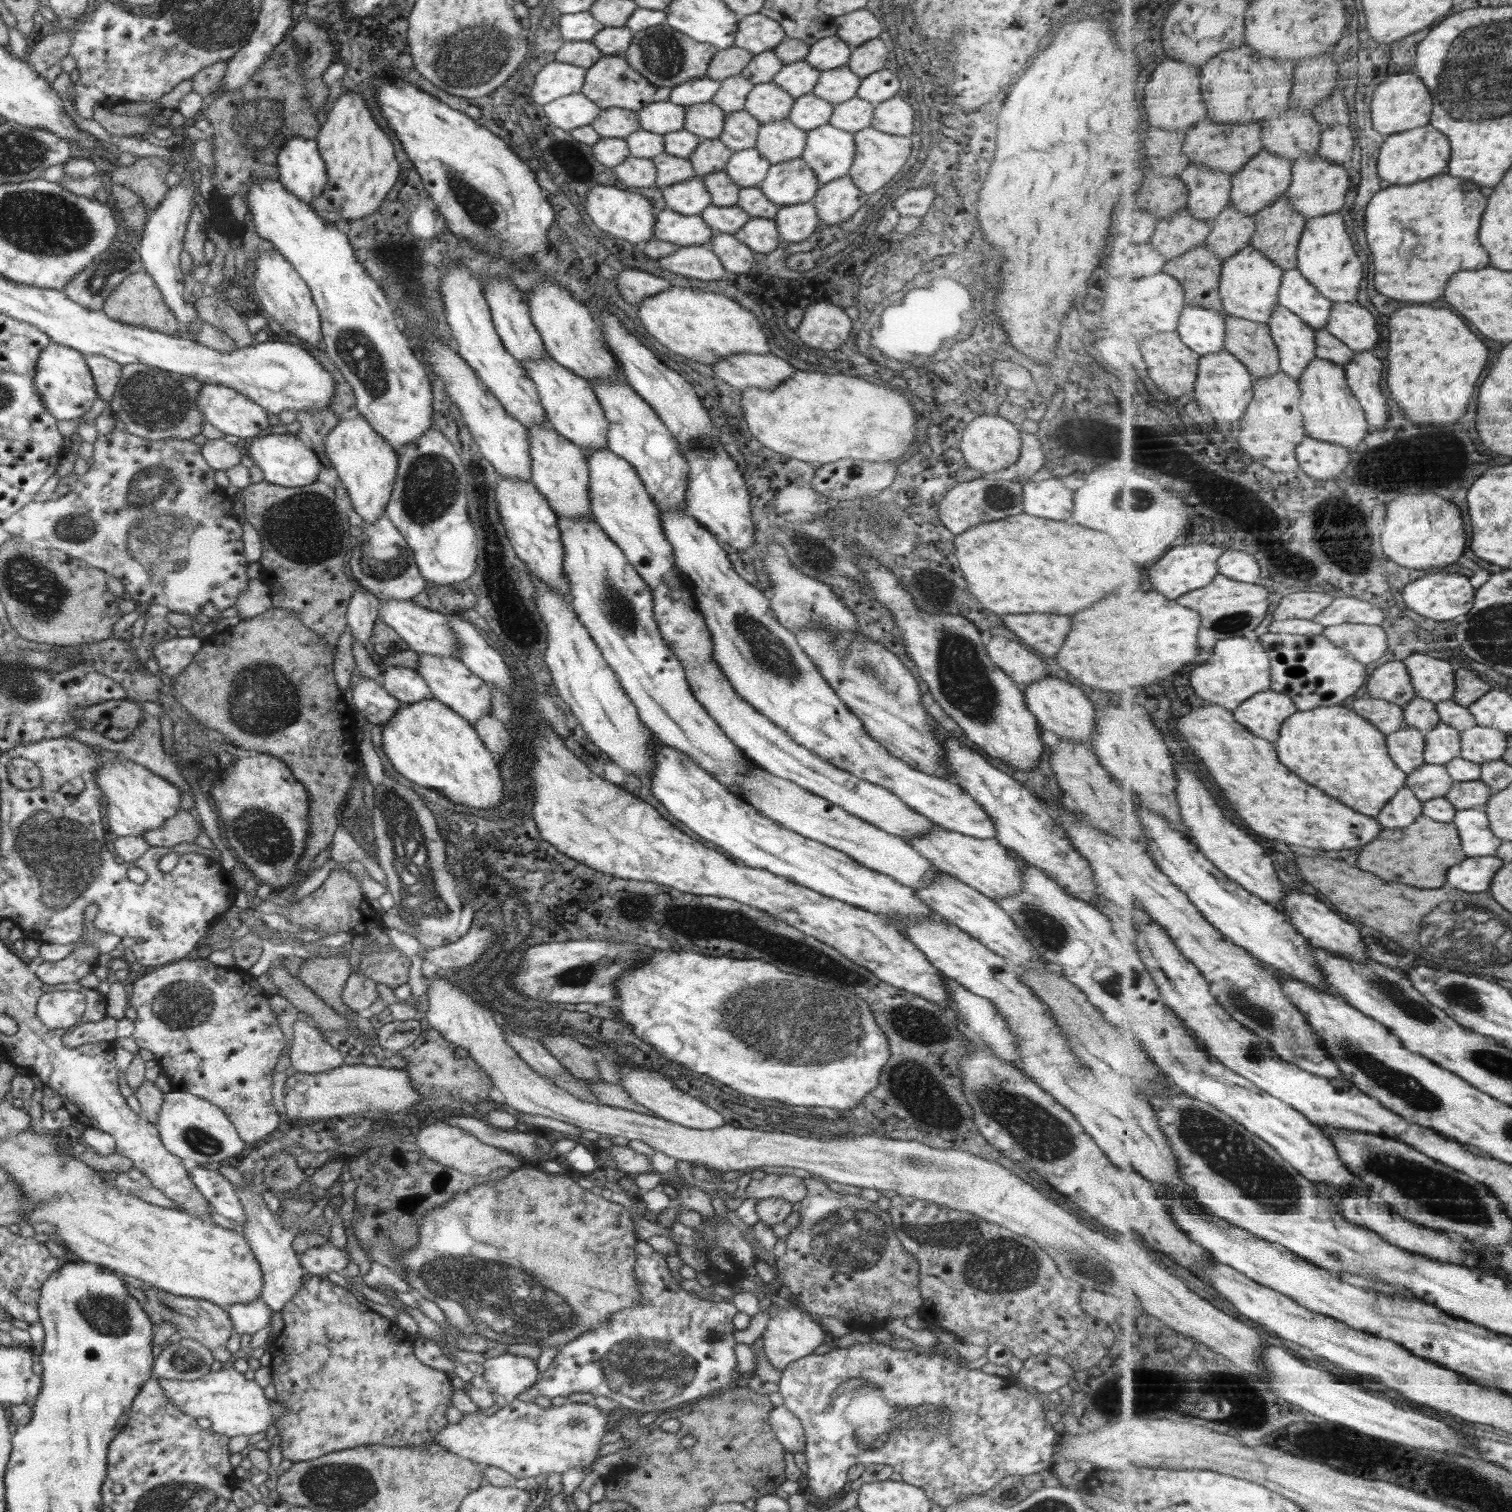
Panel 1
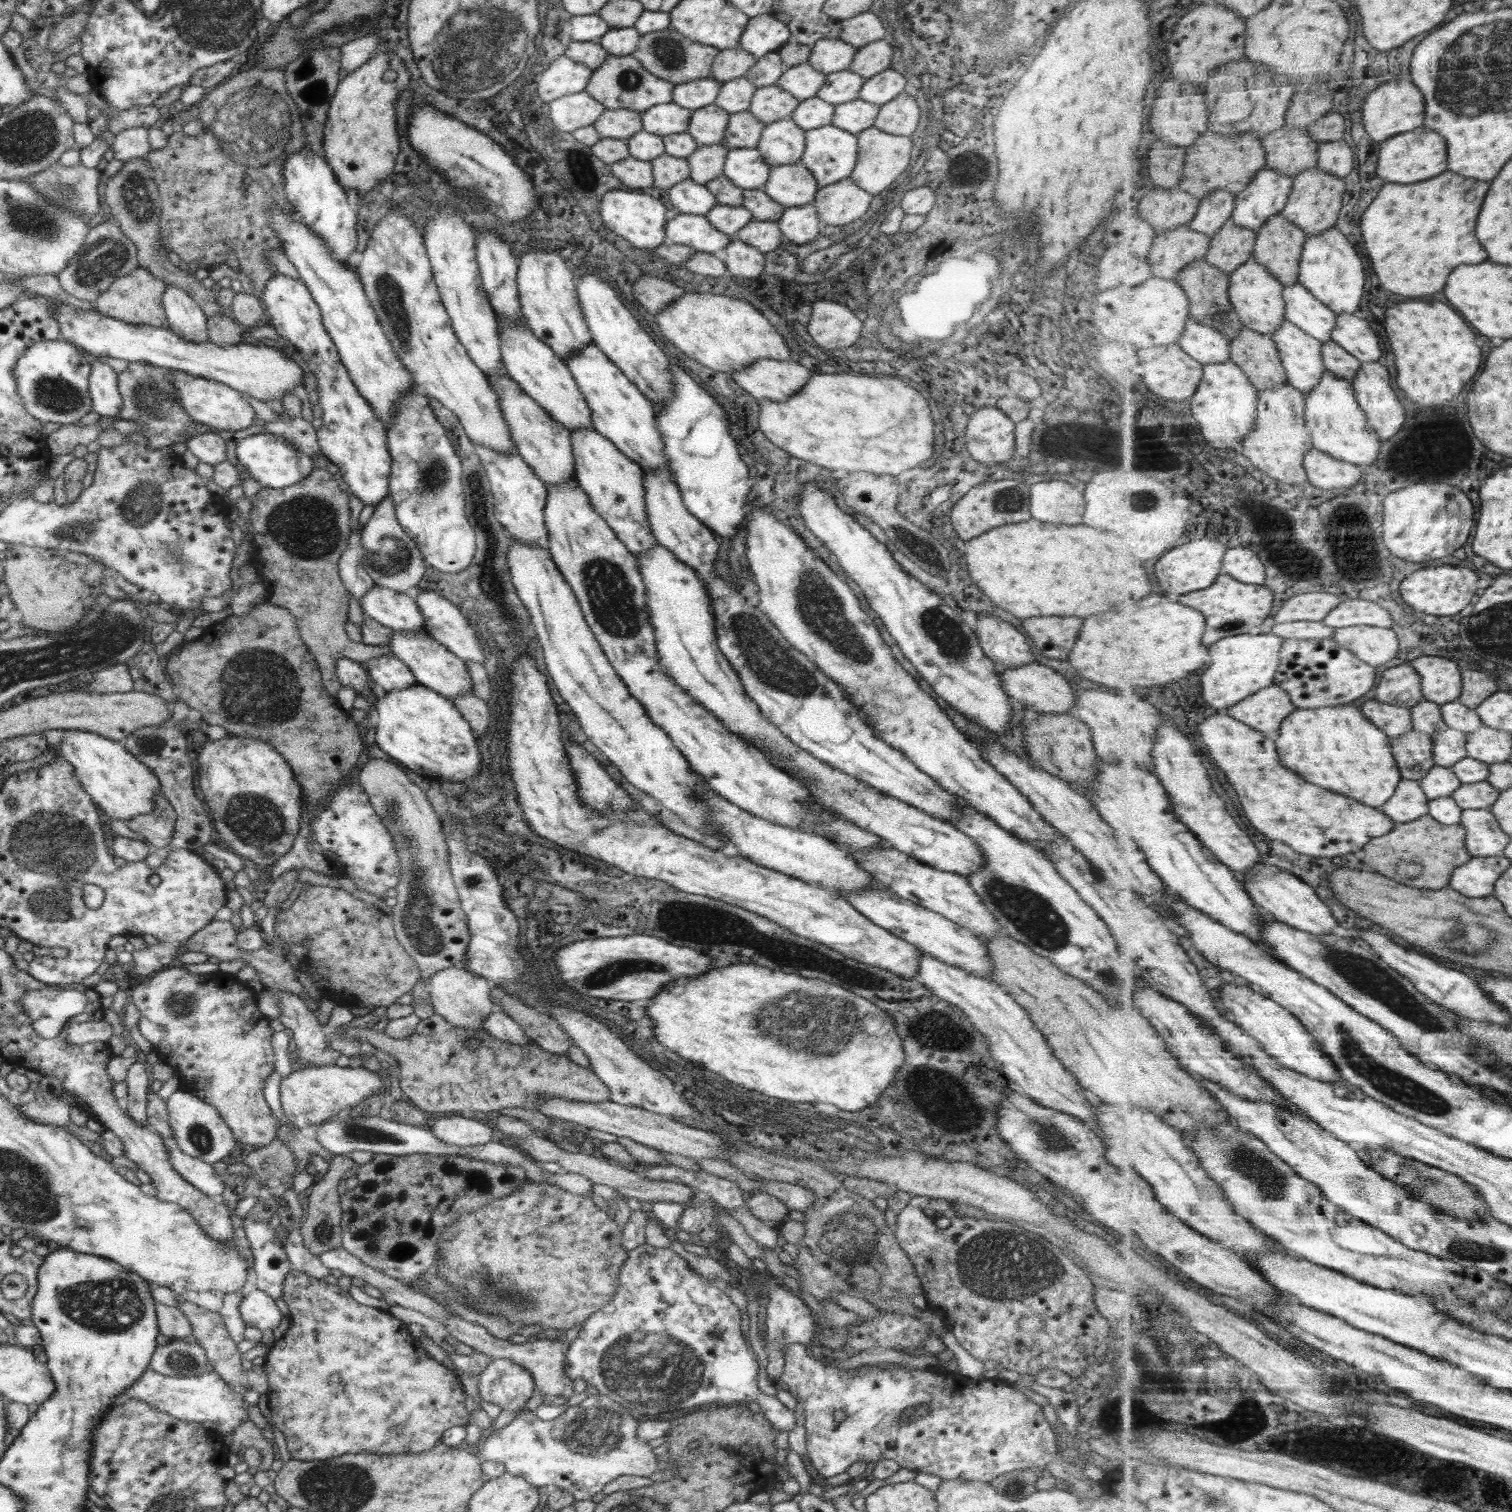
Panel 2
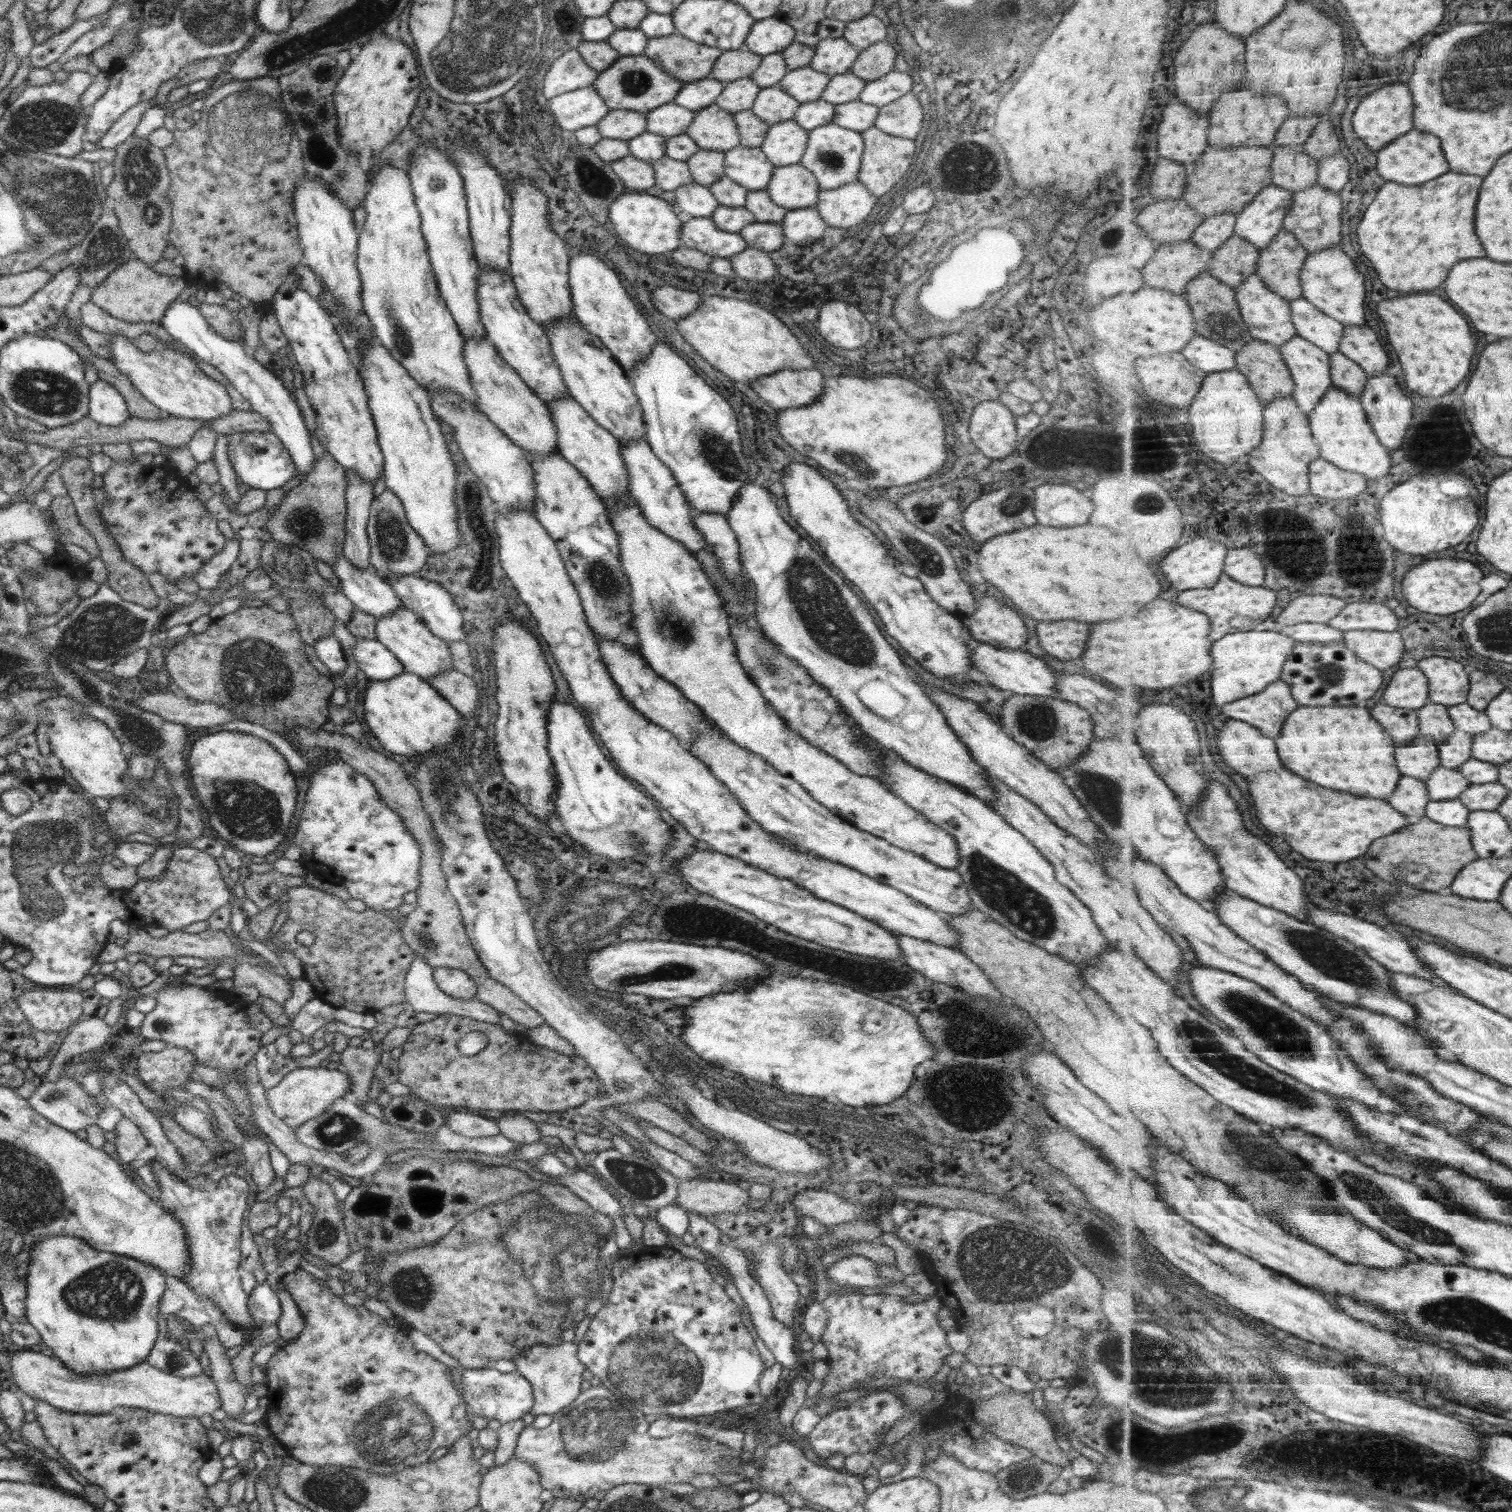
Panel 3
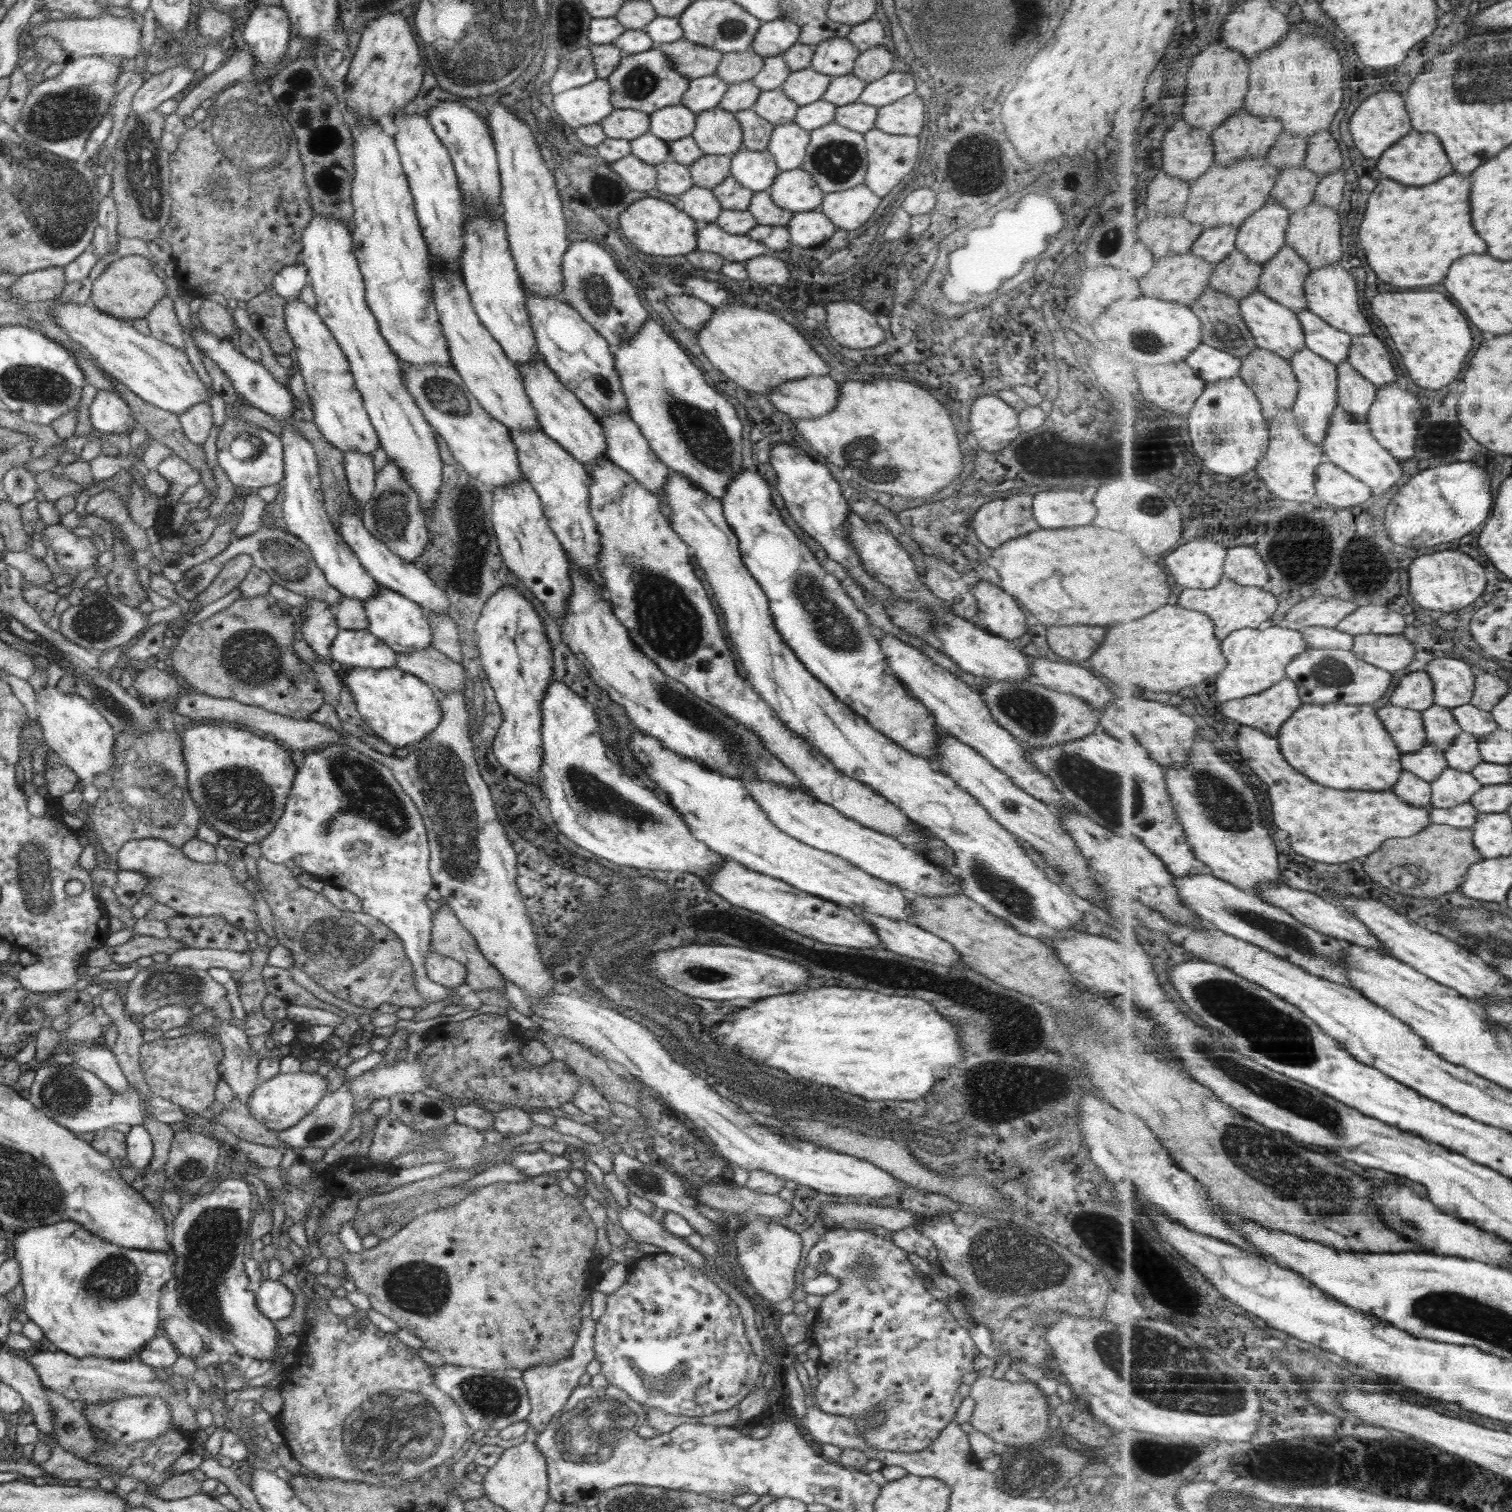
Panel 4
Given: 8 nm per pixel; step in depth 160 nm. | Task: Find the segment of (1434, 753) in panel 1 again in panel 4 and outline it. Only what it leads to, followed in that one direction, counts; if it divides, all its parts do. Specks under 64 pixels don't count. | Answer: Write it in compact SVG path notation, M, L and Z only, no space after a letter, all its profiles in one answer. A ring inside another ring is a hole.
M1466 731L1455 740L1446 753L1449 765L1464 772L1471 772L1485 761L1481 752L1481 738Z

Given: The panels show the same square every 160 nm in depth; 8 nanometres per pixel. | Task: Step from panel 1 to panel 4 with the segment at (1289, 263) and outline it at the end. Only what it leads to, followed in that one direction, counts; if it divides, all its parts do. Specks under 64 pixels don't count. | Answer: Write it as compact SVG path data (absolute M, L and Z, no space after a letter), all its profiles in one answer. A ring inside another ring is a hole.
M1292 245L1284 246L1264 268L1259 282L1263 293L1298 313L1310 309L1306 284L1314 269Z

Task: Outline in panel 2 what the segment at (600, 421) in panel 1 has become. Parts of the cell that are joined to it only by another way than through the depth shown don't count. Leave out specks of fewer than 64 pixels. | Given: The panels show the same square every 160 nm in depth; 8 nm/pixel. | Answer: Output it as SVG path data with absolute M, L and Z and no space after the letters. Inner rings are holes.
M497 316L500 335L500 355L507 374L518 386L534 399L556 422L564 428L577 430L592 424L592 413L584 395L580 392L568 365L556 353L538 340L522 318Z

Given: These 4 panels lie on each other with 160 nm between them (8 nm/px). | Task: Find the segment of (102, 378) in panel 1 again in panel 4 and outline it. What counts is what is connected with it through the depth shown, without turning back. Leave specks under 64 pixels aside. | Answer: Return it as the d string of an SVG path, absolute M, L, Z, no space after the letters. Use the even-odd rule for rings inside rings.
M99 390L89 411L93 427L104 434L122 434L138 427L130 407L112 391Z

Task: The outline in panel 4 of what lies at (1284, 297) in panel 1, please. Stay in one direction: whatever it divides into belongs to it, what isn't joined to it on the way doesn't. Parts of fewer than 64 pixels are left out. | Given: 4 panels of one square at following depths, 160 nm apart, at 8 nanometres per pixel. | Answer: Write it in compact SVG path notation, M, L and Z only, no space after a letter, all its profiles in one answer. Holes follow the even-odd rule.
M1312 309L1299 312L1307 333L1307 347L1320 353L1337 366L1348 362L1353 345L1353 334L1336 328Z

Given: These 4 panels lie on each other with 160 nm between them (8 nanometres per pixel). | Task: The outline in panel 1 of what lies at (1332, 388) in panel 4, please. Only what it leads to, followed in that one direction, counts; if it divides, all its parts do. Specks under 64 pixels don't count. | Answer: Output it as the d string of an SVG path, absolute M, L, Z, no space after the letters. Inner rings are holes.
M1282 303L1275 308L1270 326L1281 352L1282 371L1300 380L1308 365L1318 357L1318 330Z

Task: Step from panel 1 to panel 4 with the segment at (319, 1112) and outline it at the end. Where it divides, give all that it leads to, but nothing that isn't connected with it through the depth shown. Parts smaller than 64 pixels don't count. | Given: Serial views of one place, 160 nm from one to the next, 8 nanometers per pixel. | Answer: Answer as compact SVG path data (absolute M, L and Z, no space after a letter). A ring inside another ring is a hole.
M324 1070L314 1074L301 1071L292 1074L278 1074L268 1081L260 1082L250 1096L248 1108L252 1116L270 1130L286 1130L310 1114L326 1095L328 1082L325 1077Z

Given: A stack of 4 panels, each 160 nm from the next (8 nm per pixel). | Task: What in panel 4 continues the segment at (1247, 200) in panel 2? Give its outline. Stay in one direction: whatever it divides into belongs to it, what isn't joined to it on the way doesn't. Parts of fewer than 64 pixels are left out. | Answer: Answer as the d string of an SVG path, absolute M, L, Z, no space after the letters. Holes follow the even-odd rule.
M1270 198L1260 212L1240 227L1237 248L1253 261L1265 265L1288 245L1287 232L1292 214L1285 204Z

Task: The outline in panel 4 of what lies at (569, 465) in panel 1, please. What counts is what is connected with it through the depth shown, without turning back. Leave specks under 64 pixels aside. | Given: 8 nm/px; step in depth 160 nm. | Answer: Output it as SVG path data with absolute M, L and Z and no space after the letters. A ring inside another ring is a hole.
M429 254L429 256L430 256L430 262L431 262L432 276L433 276L432 277L432 280L433 280L433 301L435 302L436 308L439 310L439 313L440 313L440 324L442 325L442 328L443 328L443 333L444 333L444 336L446 339L446 346L448 346L448 355L450 355L451 366L454 367L457 370L457 373L462 377L462 380L465 382L466 388L468 388L468 390L474 395L474 398L476 398L476 400L478 401L478 404L486 412L488 412L488 414L490 416L492 416L492 418L494 420L501 422L504 426L508 427L509 430L535 430L535 428L541 429L541 424L539 423L537 412L536 412L536 410L534 410L534 407L531 405L531 400L528 398L527 392L525 391L524 383L523 383L523 376L520 374L520 371L517 369L517 366L511 360L508 360L508 357L506 356L506 353L504 353L504 350L502 349L502 347L500 347L500 344L498 344L498 342L496 342L496 340L494 340L494 337L488 332L488 330L486 330L486 327L480 322L478 315L475 313L474 307L472 306L472 303L471 303L471 300L469 297L469 292L467 291L463 276L461 275L460 272L457 272L457 270L449 270L449 268L447 268L447 266L445 266L445 264L443 264L443 262L441 262L441 260L439 260L439 258L431 258L431 254Z

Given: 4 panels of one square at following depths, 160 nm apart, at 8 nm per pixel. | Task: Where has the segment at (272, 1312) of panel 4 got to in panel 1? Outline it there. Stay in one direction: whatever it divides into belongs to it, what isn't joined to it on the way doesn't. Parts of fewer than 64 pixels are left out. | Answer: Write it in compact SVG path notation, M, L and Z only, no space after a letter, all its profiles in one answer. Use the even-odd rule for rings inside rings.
M261 1299L250 1304L234 1304L226 1311L234 1324L235 1332L240 1335L253 1335L266 1328L273 1316L270 1306Z

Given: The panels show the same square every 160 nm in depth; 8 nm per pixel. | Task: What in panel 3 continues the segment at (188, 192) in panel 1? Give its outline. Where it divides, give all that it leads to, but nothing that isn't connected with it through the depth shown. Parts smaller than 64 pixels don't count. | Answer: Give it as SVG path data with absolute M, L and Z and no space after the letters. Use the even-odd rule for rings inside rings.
M173 300L160 320L164 330L176 338L180 344L190 349L197 358L212 364L224 374L234 385L234 388L252 405L254 411L261 414L271 425L271 431L283 442L289 452L297 472L310 472L313 469L314 450L310 445L310 434L304 425L300 408L296 403L294 393L282 383L280 376L272 373L254 359L244 348L241 341L226 340L219 335L211 324L202 316L197 307L191 303Z

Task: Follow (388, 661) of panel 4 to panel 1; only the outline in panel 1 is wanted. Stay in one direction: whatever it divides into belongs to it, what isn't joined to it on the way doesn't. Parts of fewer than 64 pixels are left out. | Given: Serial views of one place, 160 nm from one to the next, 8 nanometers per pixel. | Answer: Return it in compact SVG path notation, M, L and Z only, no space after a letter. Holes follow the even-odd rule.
M402 666L382 667L380 684L400 704L422 703L432 694L417 670Z

